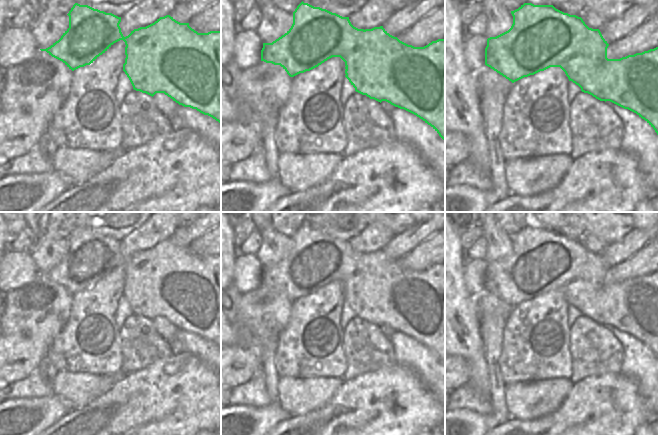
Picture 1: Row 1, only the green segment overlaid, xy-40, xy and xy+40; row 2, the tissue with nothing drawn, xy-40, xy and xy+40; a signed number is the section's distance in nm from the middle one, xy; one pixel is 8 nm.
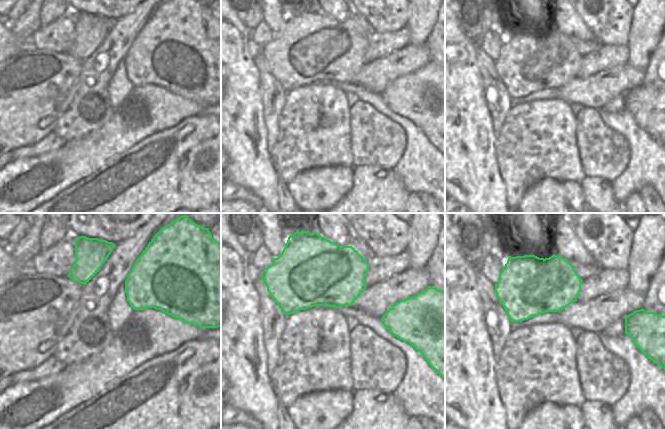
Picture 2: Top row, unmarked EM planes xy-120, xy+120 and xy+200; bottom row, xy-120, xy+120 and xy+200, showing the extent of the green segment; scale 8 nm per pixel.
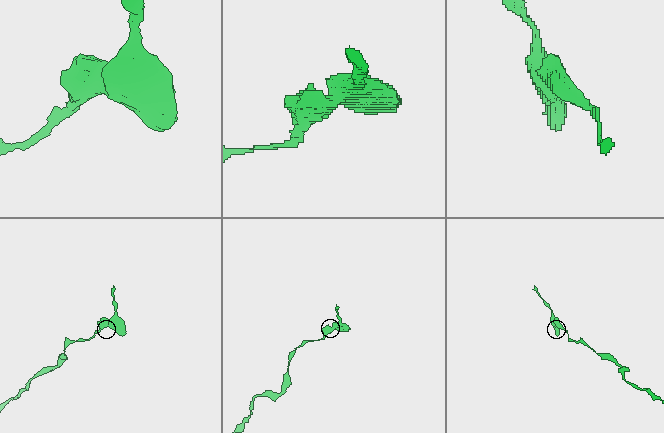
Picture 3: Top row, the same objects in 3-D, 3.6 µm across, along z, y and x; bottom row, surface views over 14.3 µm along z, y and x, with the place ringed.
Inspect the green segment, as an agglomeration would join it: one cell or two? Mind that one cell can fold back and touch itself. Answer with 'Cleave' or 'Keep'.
Cleave

